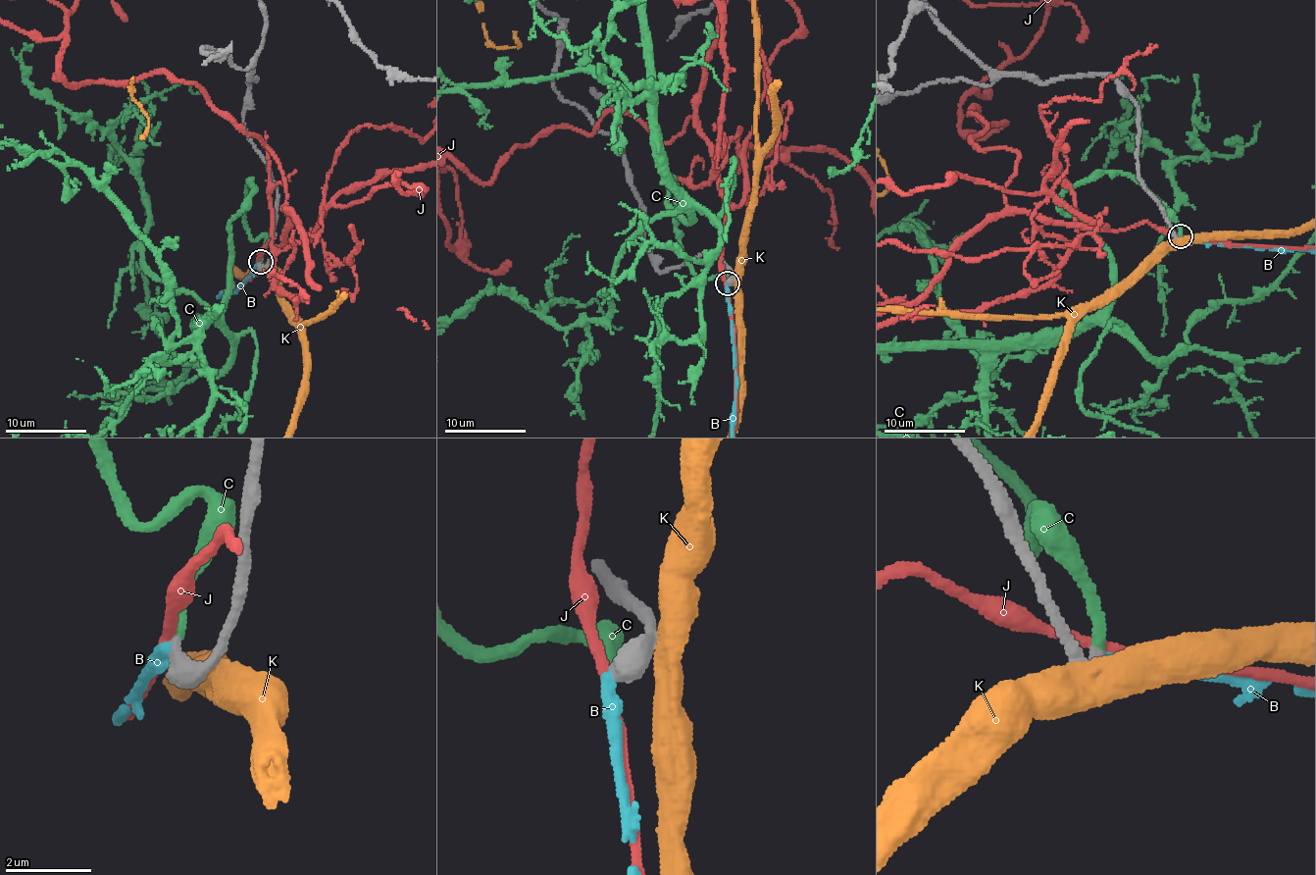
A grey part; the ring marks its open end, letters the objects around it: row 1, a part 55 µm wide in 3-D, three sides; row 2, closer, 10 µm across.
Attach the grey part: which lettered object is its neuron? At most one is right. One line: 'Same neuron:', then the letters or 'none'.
Same neuron: C

